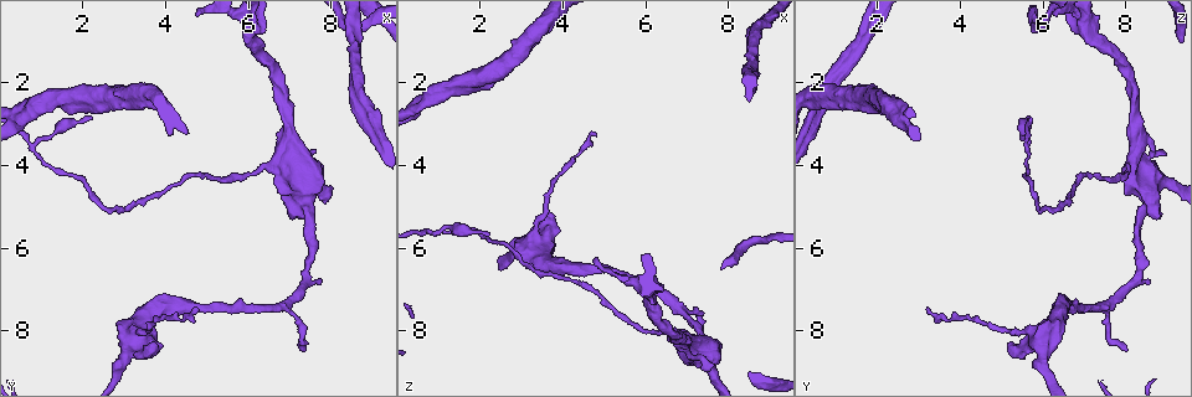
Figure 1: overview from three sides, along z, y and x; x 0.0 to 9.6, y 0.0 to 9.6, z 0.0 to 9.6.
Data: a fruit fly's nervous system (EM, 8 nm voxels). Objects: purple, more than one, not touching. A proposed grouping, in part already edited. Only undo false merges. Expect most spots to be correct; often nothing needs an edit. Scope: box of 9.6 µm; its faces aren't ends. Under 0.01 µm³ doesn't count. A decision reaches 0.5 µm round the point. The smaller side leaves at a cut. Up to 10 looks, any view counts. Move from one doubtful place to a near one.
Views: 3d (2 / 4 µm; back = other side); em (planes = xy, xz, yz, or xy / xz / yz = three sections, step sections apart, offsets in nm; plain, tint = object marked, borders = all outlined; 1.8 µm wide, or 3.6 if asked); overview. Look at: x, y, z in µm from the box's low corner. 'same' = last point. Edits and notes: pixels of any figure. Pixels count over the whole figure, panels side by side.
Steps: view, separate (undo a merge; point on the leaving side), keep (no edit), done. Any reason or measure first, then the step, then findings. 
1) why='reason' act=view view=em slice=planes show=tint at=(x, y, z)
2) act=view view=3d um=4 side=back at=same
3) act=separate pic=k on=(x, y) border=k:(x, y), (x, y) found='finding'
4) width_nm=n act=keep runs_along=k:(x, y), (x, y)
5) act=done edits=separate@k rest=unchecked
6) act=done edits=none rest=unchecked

why='branch point' act=view view=3d um=2 side=back at=(2.10, 2.35, 1.80)

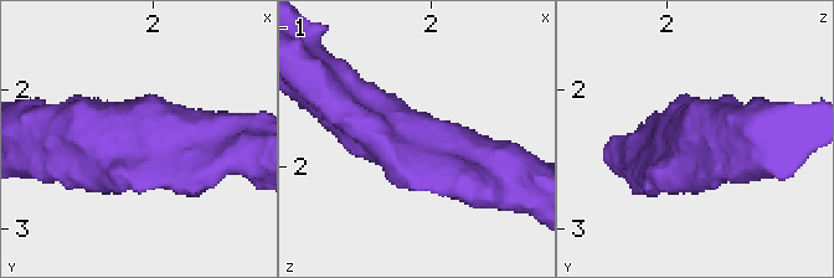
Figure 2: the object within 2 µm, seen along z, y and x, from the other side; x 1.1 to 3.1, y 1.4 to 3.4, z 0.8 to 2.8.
act=view view=em slice=planes show=borders at=(2.10, 2.34, 1.84)

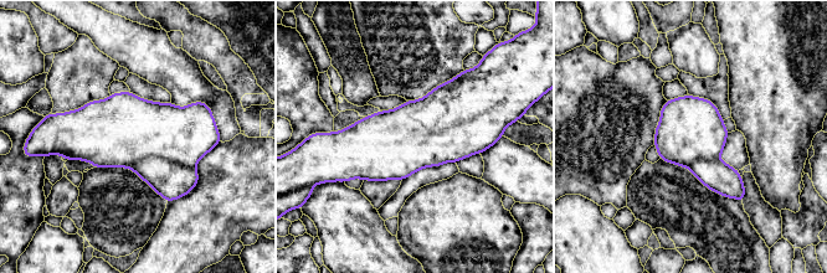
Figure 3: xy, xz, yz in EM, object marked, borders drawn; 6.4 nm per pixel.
act=keep found='one neuron here'

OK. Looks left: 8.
why='sharp bend' act=view view=em slice=planes show=tint at=(8.45, 0.60, 5.85)

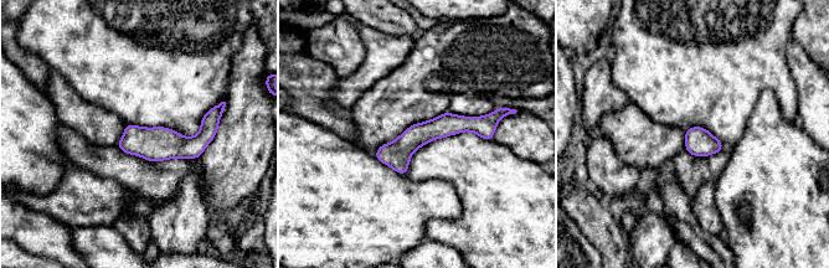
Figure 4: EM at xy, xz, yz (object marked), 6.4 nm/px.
act=keep runs_along=4:(492, 127), (446, 124), (379, 154) found='continuous, no second neuron'

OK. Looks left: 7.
why='branch point' act=view view=3d um=2 at=(7.10, 7.20, 7.80)

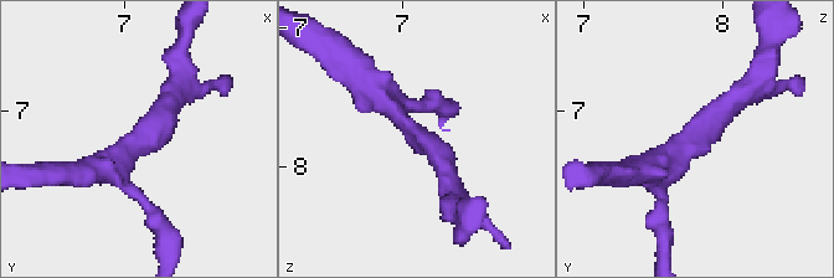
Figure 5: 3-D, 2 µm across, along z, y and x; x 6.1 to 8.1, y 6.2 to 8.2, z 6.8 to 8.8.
act=view view=em slice=planes show=tint at=(7.14, 7.24, 7.82)

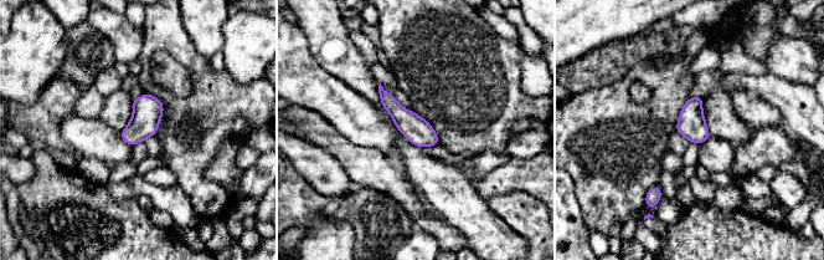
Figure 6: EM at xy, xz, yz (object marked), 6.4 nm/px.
act=keep runs_along=6:(382, 92), (417, 131), (434, 141) found='one neuron here'

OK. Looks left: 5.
why='touches itself' act=view view=em slice=planes show=tint at=(6.60, 4.05, 8.10)

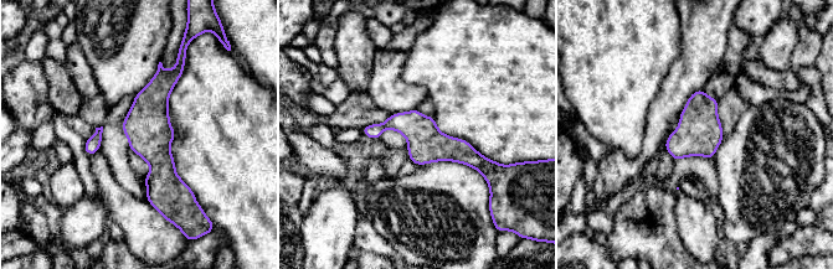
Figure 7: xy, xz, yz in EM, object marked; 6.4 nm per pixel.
act=keep found='all the same neuron'

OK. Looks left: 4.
act=done edits=none rest=unchecked

